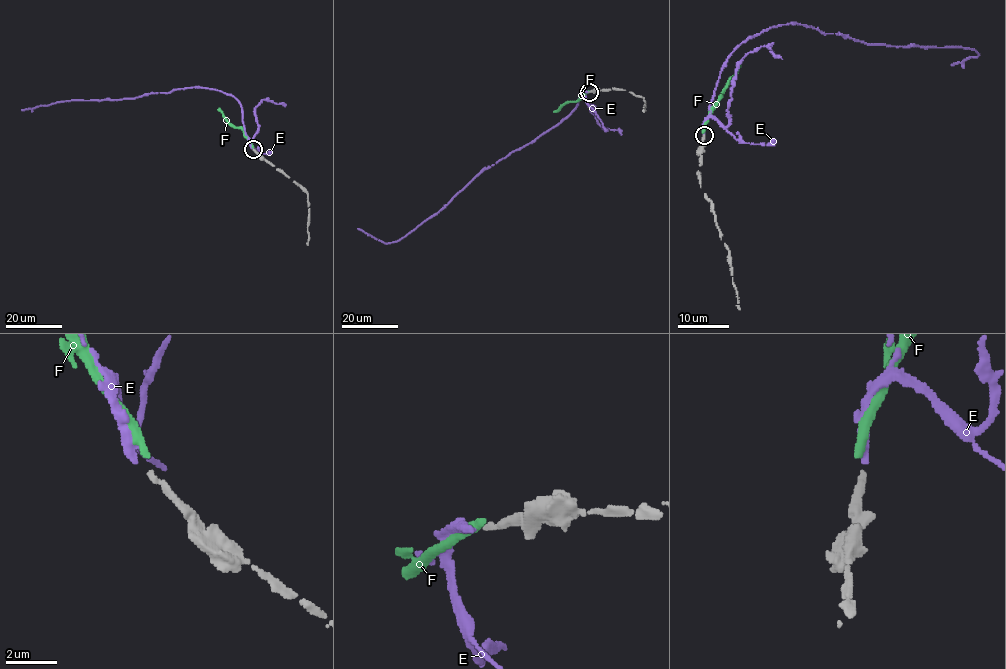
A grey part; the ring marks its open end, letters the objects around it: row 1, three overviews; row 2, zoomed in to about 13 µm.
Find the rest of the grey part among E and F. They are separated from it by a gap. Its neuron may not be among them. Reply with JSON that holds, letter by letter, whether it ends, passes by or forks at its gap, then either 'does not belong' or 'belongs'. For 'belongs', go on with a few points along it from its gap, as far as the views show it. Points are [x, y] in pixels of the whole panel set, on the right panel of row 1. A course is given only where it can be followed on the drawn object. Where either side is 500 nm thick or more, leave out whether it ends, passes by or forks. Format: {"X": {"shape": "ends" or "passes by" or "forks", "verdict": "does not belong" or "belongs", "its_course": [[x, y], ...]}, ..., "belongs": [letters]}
{"E": {"shape": "ends", "verdict": "belongs", "its_course": [[704, 134], [721, 68], [749, 37], [770, 27], [797, 23], [867, 43], [973, 49], [978, 55], [951, 65]]}, "F": {"shape": "ends", "verdict": "does not belong"}, "belongs": ["E"]}

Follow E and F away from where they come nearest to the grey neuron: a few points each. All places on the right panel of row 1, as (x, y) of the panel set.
E: (704, 134), (721, 68), (749, 37), (770, 27), (797, 23), (867, 43), (973, 49), (978, 55), (951, 65)
F: (703, 132), (711, 108), (721, 98), (722, 89), (740, 61)

